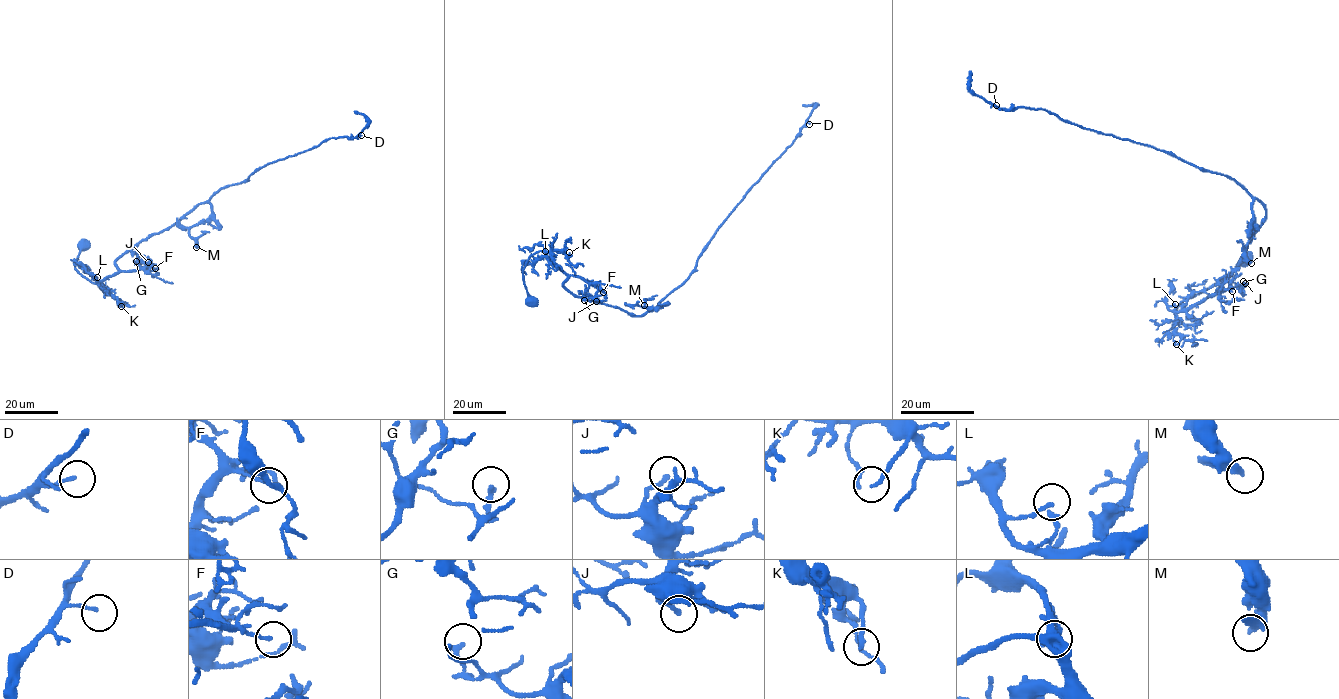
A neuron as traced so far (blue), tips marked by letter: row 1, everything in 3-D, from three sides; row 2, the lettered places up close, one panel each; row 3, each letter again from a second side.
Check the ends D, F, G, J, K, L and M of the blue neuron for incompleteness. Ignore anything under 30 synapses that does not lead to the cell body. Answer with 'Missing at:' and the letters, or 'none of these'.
Missing at: none of these

